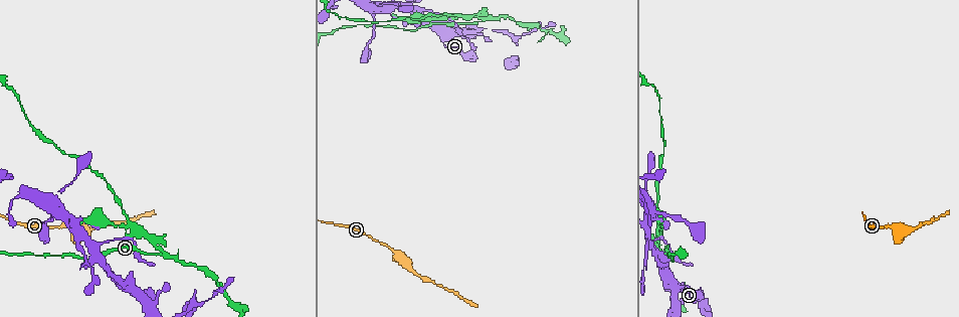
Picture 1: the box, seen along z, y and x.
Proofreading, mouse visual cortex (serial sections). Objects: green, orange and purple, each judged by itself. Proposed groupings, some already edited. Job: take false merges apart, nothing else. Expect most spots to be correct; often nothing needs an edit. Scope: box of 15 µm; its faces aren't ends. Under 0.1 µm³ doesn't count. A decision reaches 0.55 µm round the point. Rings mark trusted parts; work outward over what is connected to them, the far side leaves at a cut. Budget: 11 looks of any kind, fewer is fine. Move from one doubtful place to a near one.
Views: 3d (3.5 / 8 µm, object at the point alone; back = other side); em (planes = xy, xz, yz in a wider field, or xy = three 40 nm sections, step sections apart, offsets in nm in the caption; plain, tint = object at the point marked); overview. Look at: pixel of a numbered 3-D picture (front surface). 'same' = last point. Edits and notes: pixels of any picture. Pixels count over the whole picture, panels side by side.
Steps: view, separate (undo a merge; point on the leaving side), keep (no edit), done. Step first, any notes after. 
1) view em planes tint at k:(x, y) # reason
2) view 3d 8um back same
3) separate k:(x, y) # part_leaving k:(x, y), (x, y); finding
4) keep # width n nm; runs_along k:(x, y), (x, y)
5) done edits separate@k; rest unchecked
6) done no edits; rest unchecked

view 3d 8um at 1:(97, 249) # abrupt turn

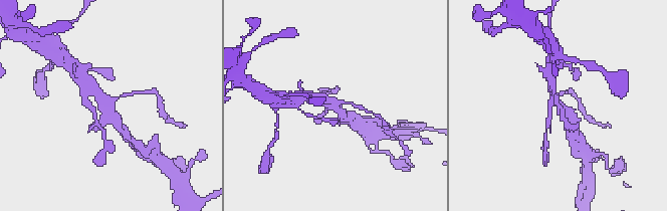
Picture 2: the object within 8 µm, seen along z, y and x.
view 3d 3.5um at 2:(110, 103)

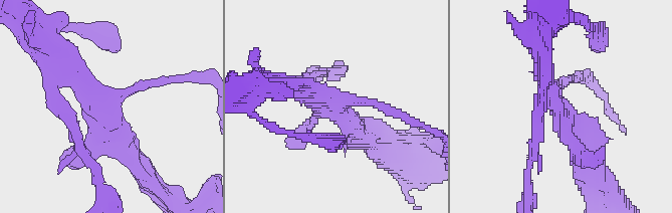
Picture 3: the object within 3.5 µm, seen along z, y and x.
view em xy step 5 tint at 3:(557, 107)

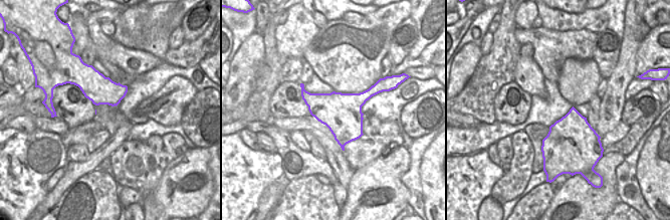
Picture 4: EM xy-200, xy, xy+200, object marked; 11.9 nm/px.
keep # all the same cell

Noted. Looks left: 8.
view 3d 8um at 1:(163, 253) # three arms meet

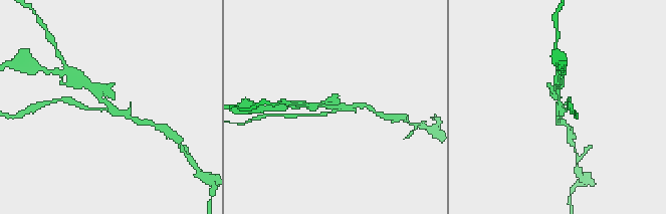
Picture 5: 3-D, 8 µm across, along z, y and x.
view em xy step 3 tint at 5:(109, 111) # now the EM

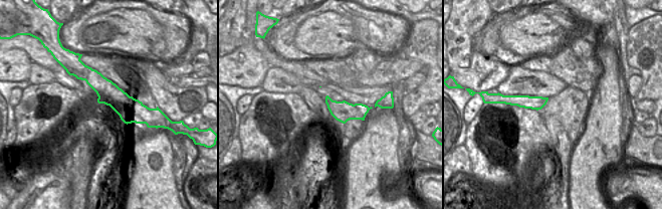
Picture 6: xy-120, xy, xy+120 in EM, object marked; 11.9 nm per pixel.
separate 5:(110, 94) # width 240 nm; part_leaving 5:(109, 109), (85, 82), (77, 81); a second cell is stuck on

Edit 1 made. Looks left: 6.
view 3d 8um at 1:(58, 255) # a narrow waist

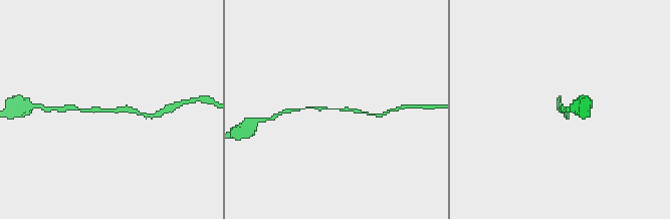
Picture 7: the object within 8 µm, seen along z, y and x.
view 3d 3.5um at 7:(109, 108) # zoom in

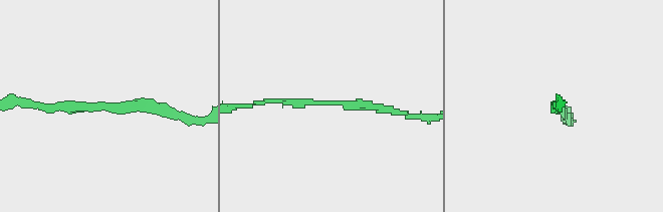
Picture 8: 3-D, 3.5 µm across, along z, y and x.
view em xy step 1 tint at 8:(108, 107) # arm_widths 150, 150 nm

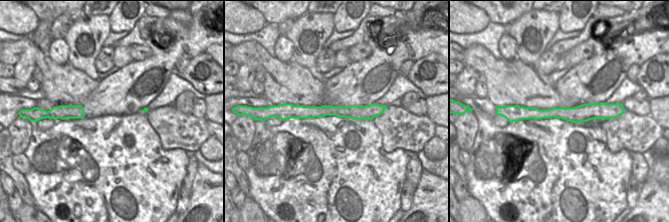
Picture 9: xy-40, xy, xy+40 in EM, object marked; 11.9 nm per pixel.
keep # runs_along 8:(398, 113), (361, 104), (262, 101); continuous, no second cell

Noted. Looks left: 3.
view 3d 3.5um at 1:(376, 9) # thin arm on a thick one

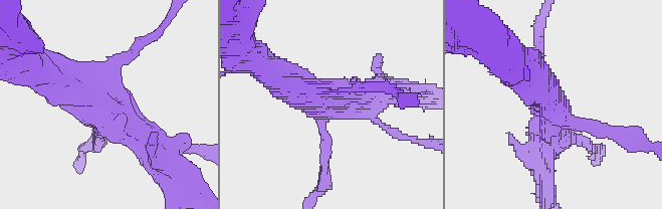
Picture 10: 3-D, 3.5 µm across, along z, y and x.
view em xy step 1 tint at 10:(107, 117) # arms 4; arm_widths 100, 150, 350, 500 nm

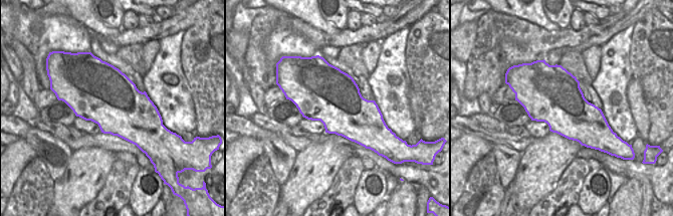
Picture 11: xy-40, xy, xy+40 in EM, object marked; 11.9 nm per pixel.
keep # runs_along 10:(160, 153), (54, 75); continuous, no second cell

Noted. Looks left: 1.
done edits separate@5; rest unchecked

